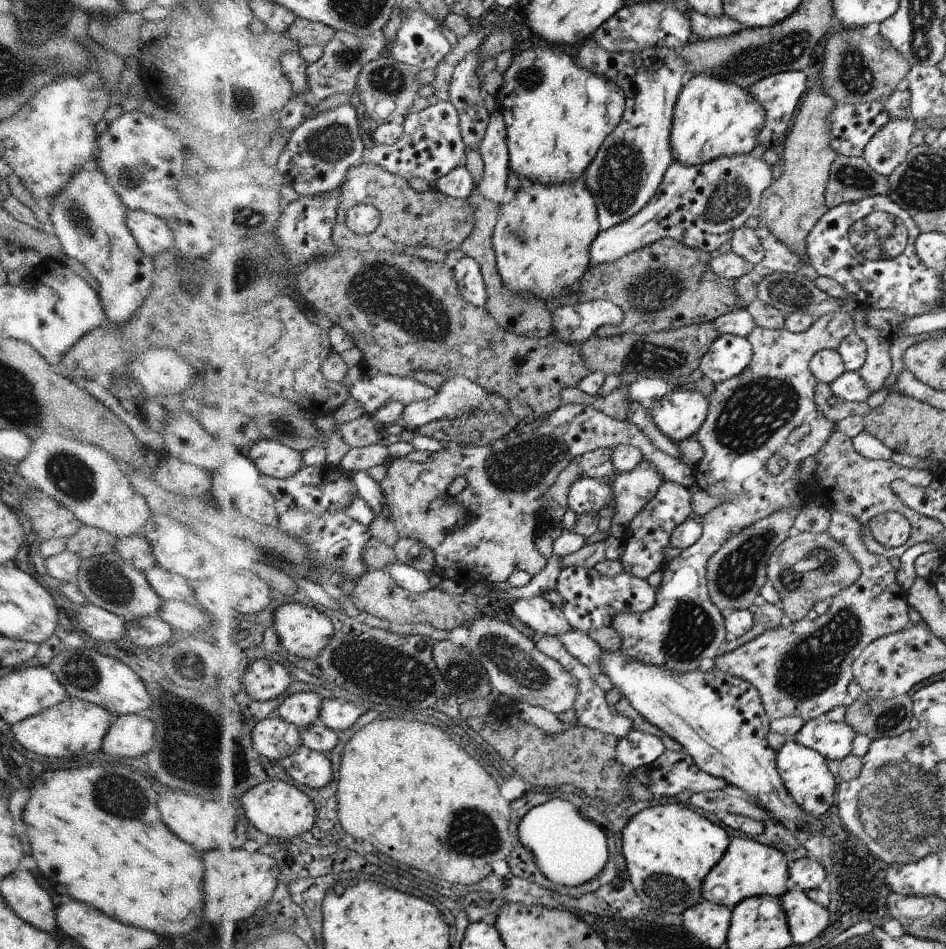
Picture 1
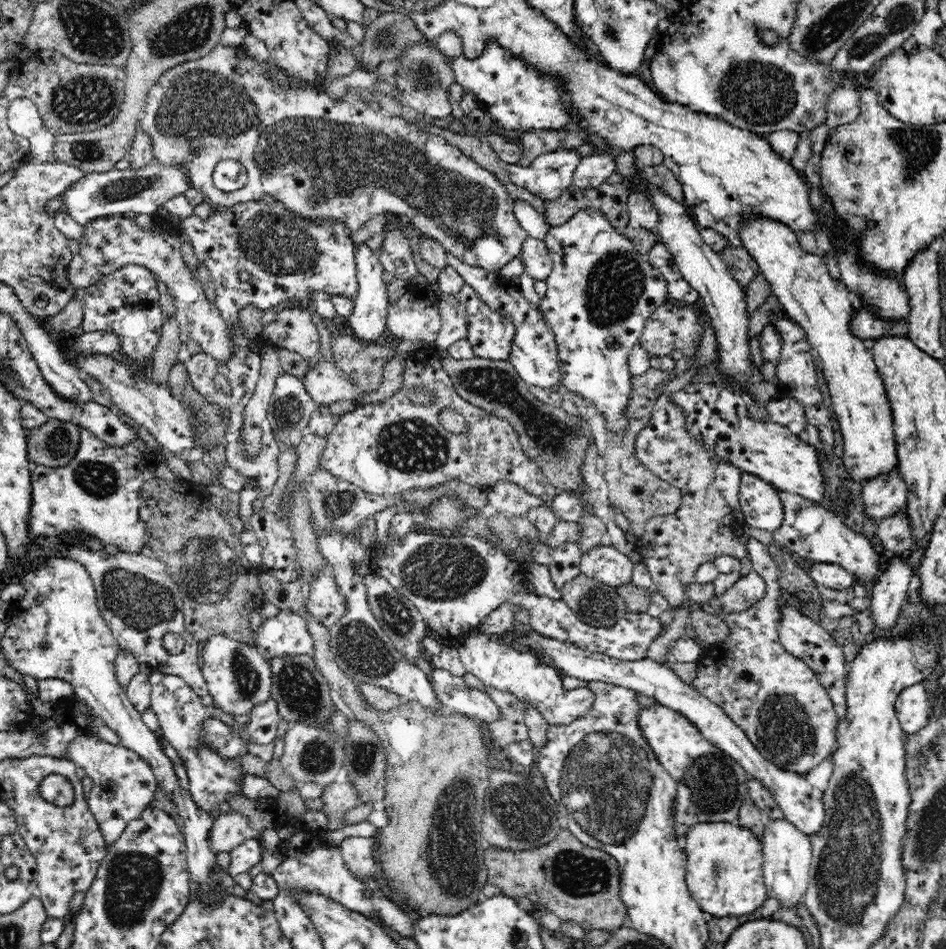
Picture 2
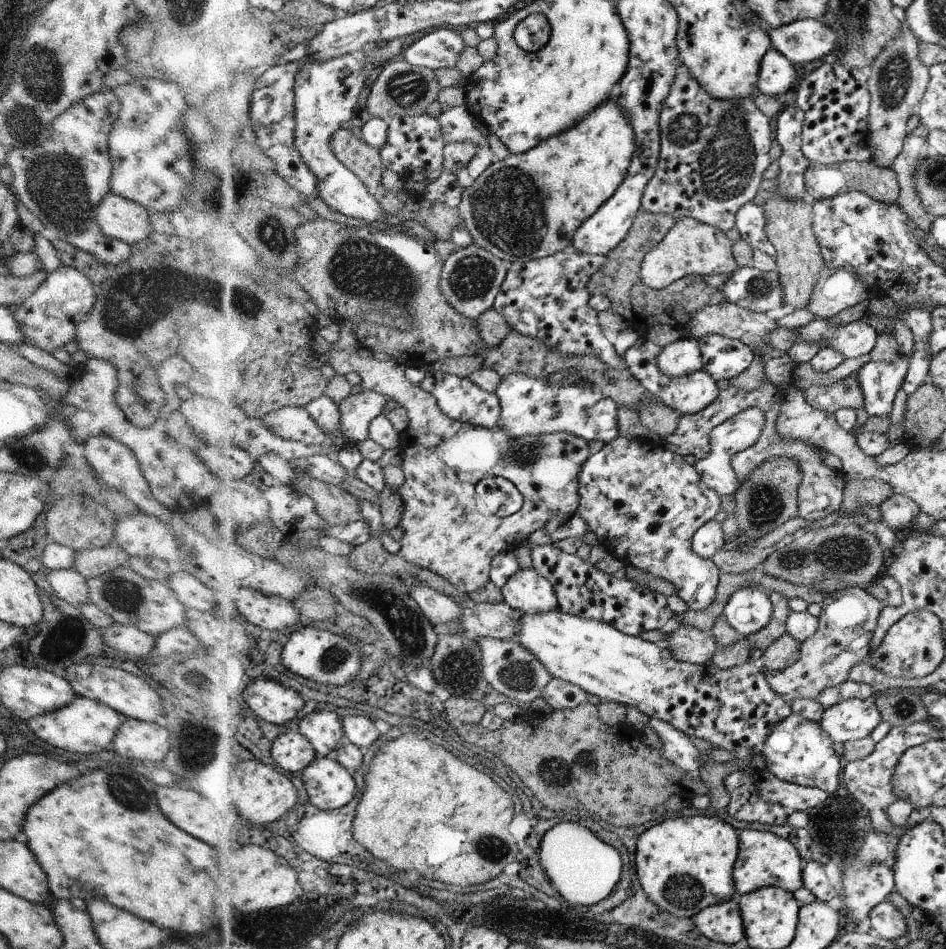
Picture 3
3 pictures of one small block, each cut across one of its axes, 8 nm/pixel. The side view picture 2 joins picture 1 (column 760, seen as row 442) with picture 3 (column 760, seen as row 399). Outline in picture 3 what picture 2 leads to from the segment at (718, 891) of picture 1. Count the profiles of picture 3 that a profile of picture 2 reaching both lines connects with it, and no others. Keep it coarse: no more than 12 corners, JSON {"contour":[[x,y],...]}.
{"contour":[[744,830],[737,897],[804,886],[802,857],[781,836]]}

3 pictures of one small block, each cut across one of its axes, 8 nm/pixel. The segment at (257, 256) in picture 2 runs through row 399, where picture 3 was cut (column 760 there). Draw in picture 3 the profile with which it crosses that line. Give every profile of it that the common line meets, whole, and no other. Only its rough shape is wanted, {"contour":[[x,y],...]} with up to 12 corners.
{"contour":[[747,202],[736,228],[753,250],[776,258],[766,236],[764,208]]}

